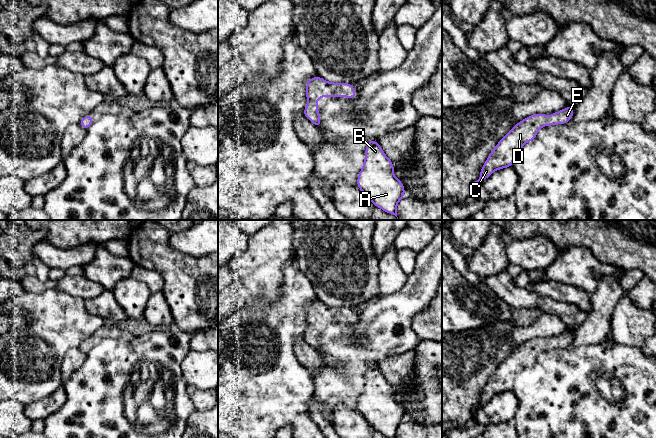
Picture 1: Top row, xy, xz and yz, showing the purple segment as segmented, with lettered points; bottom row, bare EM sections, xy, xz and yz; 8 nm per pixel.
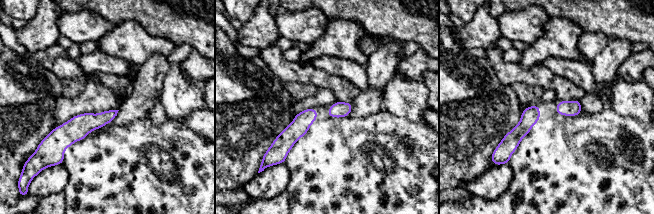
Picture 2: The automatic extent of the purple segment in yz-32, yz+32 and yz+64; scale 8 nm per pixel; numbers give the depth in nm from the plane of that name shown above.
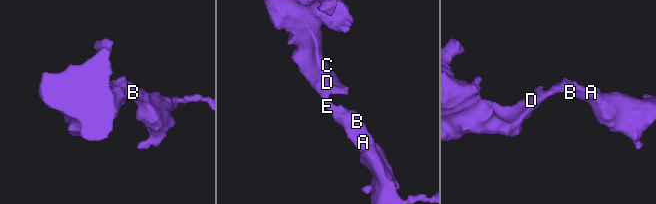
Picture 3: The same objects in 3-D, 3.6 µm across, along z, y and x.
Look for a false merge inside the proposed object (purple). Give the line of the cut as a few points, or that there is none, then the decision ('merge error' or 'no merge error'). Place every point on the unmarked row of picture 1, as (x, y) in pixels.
no cut; no merge error

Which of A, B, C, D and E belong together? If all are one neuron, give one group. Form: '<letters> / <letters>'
A B C D E

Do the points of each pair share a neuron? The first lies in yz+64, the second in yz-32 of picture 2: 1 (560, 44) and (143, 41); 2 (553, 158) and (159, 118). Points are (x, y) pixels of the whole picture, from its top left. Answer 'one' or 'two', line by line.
1: one
2: two

